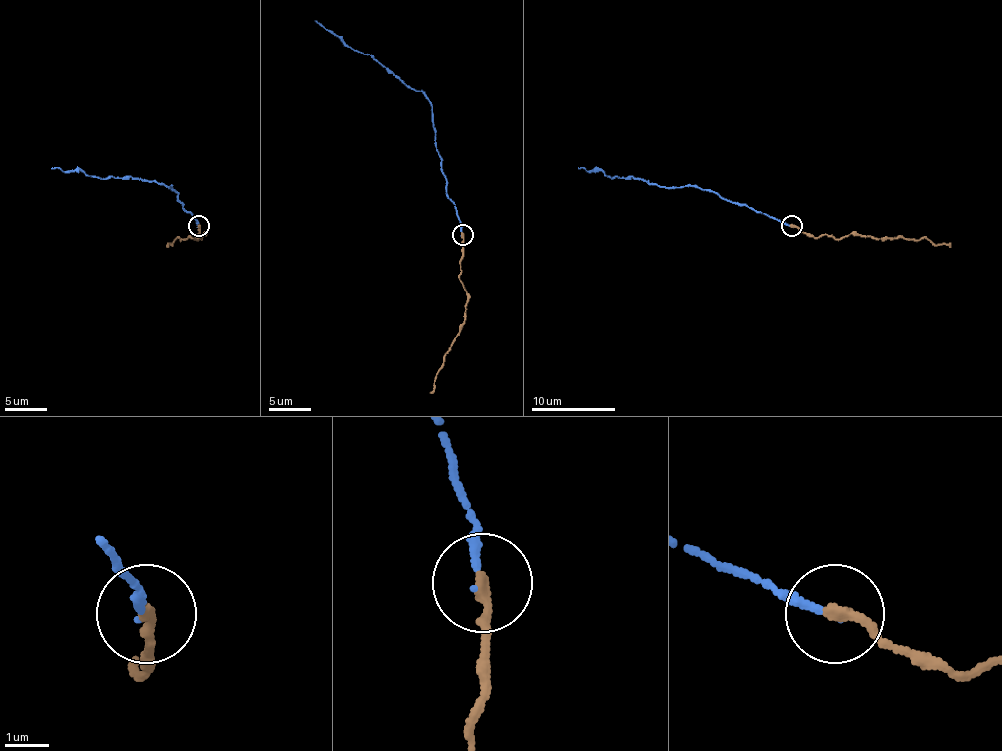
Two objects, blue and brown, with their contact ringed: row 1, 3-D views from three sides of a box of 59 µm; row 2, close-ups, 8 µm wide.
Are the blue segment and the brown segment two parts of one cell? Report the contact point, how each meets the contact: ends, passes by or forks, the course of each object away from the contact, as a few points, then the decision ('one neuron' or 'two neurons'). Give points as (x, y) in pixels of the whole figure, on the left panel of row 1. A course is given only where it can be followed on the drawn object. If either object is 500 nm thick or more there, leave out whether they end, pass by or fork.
at (199, 226); blue ends there; brown ends there; blue runs (197, 226), (193, 216), (168, 187), (130, 176), (105, 178), (90, 176), (80, 170), (63, 172), (50, 168); brown runs (199, 226), (195, 237), (203, 235), (201, 237), (176, 239), (166, 247); one neuron

